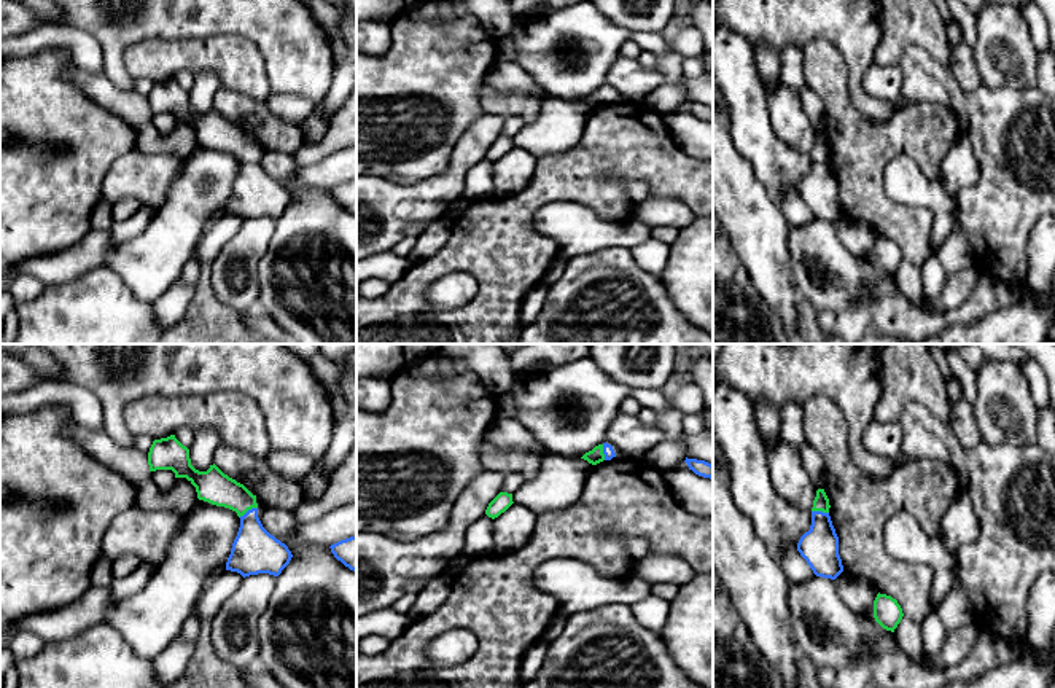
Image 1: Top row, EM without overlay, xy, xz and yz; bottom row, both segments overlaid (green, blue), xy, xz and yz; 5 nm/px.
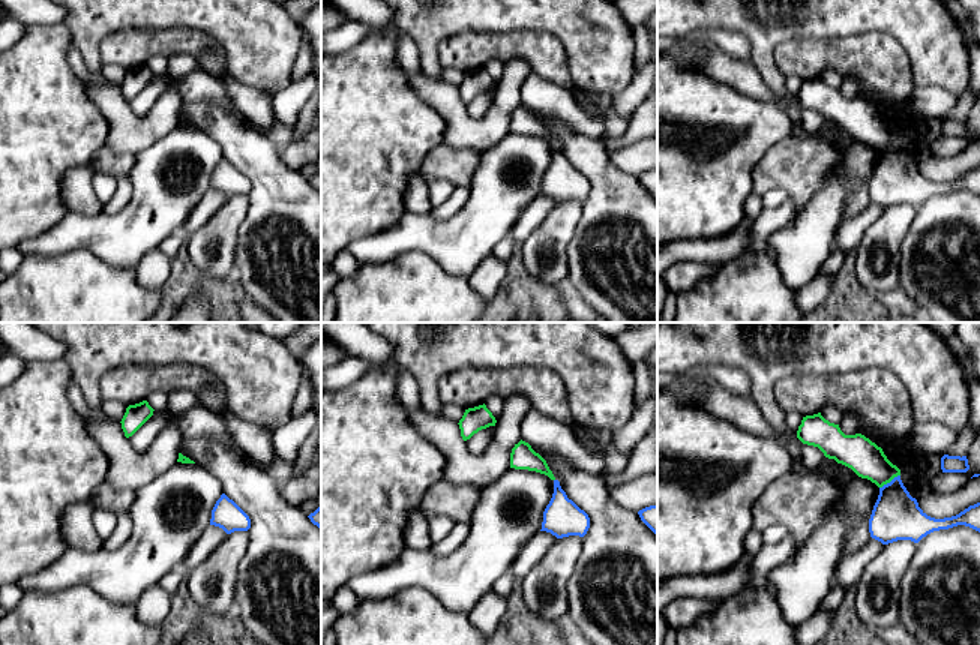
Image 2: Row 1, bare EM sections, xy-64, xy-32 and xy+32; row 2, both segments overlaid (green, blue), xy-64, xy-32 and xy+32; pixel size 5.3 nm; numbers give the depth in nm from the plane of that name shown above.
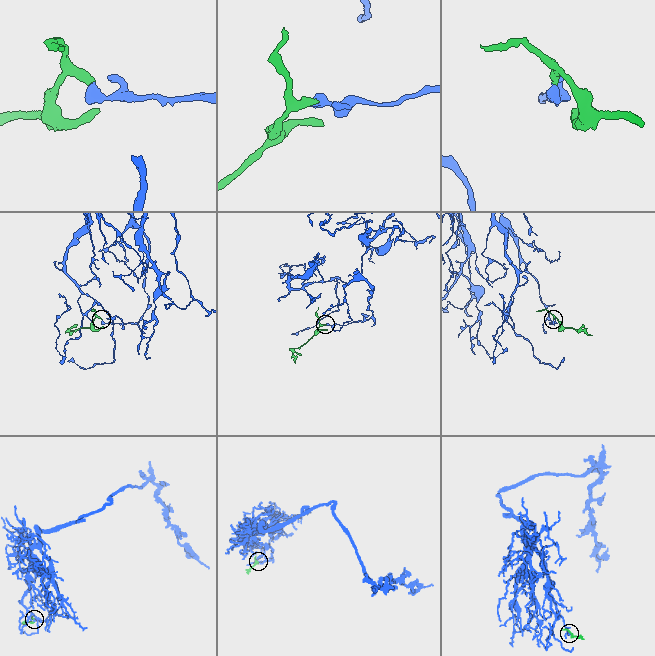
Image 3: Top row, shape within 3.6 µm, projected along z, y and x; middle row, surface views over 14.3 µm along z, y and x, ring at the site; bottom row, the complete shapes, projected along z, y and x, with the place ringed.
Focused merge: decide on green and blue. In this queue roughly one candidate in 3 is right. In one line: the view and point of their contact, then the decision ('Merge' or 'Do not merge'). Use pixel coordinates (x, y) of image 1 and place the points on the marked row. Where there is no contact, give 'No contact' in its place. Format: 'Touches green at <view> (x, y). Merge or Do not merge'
Touches green at xy (247, 510). Merge

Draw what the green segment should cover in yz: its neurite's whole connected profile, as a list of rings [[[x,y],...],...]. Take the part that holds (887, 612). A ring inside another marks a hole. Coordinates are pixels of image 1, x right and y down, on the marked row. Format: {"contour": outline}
{"contour": [[[877,594],[874,600],[874,618],[886,631],[894,632],[904,613],[896,599],[886,594]]]}

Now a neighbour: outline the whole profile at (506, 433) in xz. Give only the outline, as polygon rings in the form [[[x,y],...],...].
[[[516,417],[495,419],[485,432],[485,440],[500,449],[527,449],[541,455],[546,454],[544,446]]]

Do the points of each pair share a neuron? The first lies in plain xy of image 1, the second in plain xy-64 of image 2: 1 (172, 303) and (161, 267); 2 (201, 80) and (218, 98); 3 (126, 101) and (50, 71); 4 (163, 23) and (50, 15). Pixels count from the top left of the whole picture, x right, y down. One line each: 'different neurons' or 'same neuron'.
1: same neuron
2: different neurons
3: different neurons
4: different neurons

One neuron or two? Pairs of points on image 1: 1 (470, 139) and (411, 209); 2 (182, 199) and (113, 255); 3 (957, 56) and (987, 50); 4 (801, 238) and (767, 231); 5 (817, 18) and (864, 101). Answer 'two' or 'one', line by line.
1: one
2: one
3: two
4: two
5: one

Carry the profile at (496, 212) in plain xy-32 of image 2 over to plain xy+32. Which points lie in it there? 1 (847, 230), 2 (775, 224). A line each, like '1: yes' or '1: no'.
1: no
2: no

